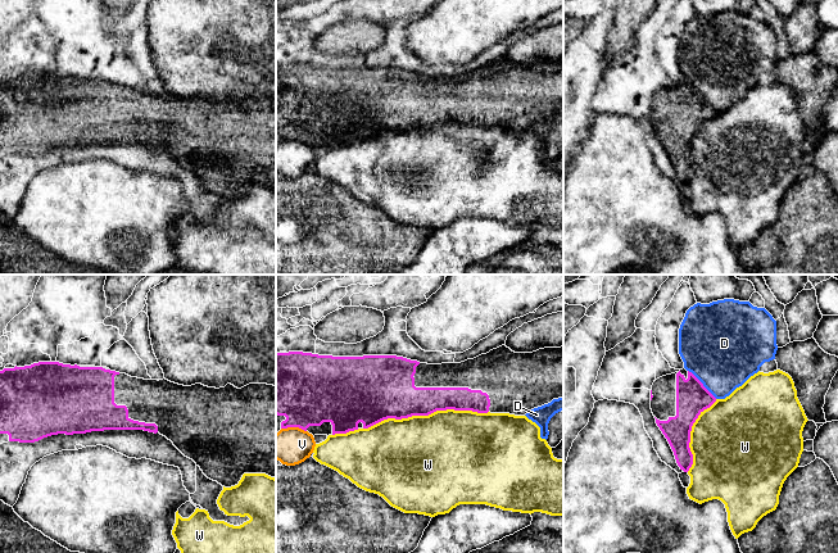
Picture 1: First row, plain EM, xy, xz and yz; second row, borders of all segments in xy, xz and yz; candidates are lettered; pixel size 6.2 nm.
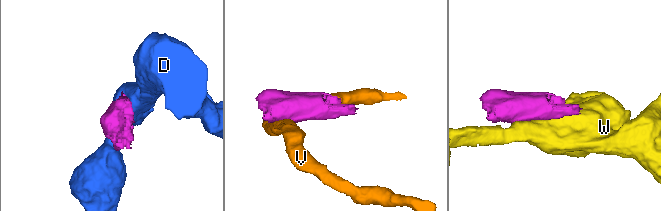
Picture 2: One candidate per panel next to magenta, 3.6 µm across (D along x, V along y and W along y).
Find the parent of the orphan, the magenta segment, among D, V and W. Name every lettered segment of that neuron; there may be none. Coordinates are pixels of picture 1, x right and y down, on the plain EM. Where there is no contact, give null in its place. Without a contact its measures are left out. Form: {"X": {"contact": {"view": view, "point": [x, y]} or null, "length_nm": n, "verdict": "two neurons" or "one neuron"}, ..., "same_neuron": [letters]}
{"D": {"contact": {"view": "yz", "point": [702, 96]}, "length_nm": 260, "verdict": "two neurons"}, "V": {"contact": {"view": "xz", "point": [294, 139]}, "length_nm": 160, "verdict": "two neurons"}, "W": {"contact": {"view": "xz", "point": [425, 127]}, "length_nm": 800, "verdict": "two neurons"}, "same_neuron": []}

